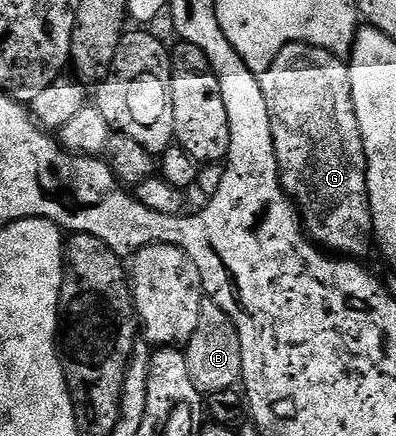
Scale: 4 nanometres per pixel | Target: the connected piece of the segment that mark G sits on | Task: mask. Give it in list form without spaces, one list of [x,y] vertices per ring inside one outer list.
[[[288,44],[278,58],[274,58],[270,70],[262,73],[260,85],[270,110],[280,181],[285,194],[296,206],[308,239],[329,253],[344,258],[364,258],[373,235],[372,211],[368,201],[366,150],[358,126],[358,114],[354,110],[348,64],[313,44]]]

